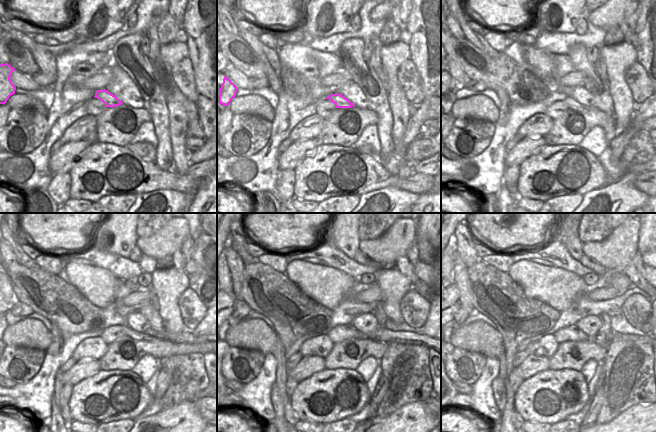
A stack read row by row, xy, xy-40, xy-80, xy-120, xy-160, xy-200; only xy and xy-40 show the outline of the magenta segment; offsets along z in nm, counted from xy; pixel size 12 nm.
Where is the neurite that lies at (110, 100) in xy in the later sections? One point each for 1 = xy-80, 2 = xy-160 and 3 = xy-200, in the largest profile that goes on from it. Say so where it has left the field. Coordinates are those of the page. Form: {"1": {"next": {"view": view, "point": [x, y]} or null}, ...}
{"1": {"next": {"view": "xy-80", "point": [572, 104]}}, "2": {"next": {"view": "xy-160", "point": [400, 337]}}, "3": {"next": {"view": "xy-200", "point": [625, 337]}}}

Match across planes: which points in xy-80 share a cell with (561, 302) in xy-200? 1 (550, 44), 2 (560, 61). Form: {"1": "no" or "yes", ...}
{"1": "no", "2": "no"}

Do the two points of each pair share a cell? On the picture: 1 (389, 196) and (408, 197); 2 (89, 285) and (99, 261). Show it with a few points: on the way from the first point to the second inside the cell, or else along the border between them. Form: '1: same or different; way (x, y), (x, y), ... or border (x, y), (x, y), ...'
1: same; way (394, 197), (403, 197)
2: different; border (94, 264), (108, 269), (117, 278)

